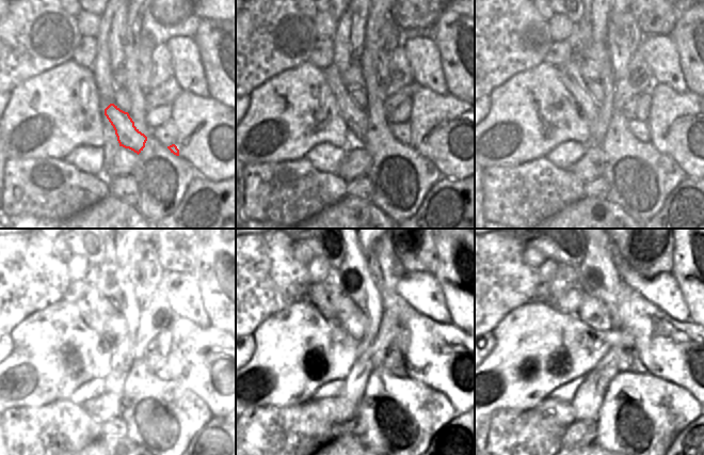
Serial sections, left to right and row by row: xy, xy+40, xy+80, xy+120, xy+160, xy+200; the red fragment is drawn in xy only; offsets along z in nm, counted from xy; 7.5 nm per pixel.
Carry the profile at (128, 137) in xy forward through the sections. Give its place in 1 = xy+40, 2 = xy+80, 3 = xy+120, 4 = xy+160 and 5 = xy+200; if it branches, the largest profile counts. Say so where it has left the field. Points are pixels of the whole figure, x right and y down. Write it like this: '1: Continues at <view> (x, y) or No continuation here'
1: Continues at xy+40 (355, 118)
2: Continues at xy+80 (572, 77)
3: Continues at xy+120 (96, 309)
4: Continues at xy+160 (337, 307)
5: Continues at xy+200 (571, 302)

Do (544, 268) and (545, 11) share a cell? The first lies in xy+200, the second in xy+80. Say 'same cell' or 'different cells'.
different cells

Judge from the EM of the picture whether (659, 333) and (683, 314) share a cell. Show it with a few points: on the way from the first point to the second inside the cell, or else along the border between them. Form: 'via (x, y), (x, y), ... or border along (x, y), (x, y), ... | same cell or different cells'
border along (655, 306), (677, 320), (688, 322) | different cells

